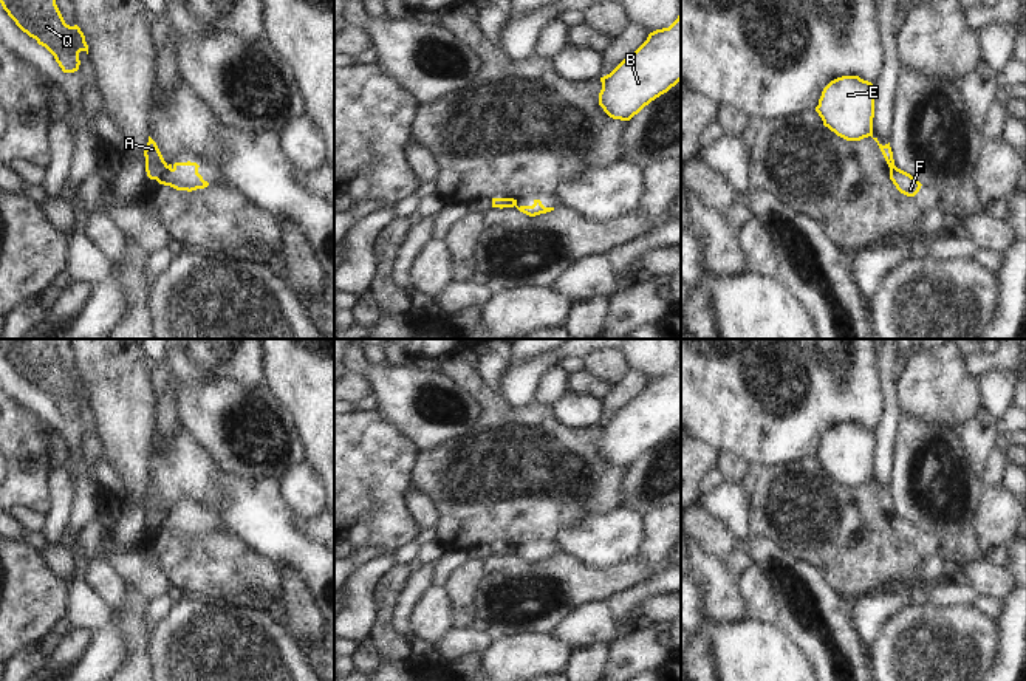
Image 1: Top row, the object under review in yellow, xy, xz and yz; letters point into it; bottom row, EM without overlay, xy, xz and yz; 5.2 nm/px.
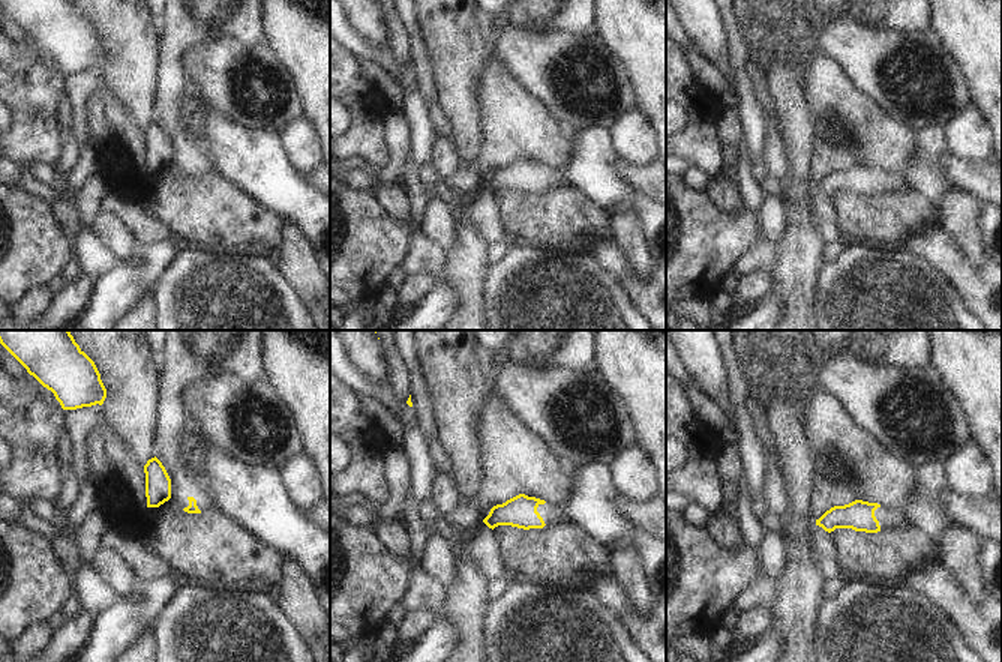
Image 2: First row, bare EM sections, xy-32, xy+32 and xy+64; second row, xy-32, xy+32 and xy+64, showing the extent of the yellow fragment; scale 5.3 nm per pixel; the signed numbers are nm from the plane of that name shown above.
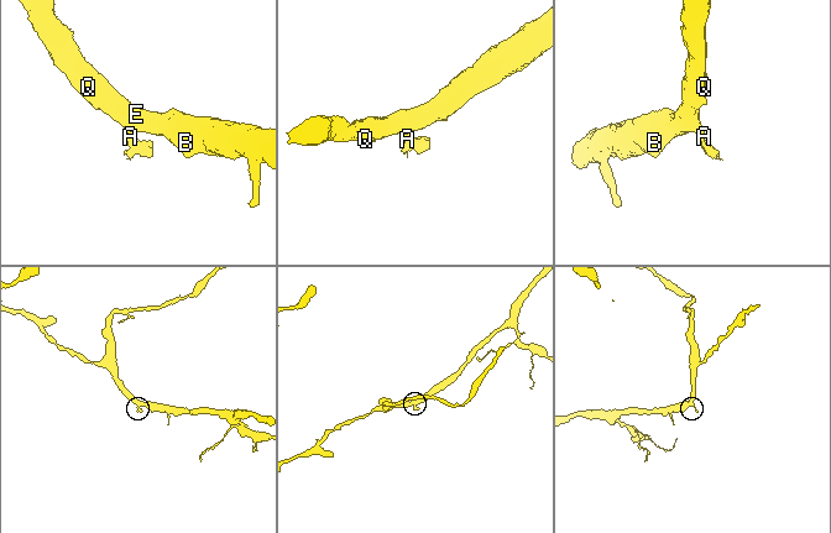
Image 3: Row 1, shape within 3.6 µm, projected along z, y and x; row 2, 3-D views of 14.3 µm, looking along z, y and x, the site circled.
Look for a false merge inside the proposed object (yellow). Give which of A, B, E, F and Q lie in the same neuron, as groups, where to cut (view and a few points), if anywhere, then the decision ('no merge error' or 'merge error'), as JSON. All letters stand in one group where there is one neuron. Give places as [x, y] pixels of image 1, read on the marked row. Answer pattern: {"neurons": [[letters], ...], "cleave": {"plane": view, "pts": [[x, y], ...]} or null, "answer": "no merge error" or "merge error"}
{"neurons": [["A", "B", "E", "Q"], ["F"]], "cleave": {"plane": "xy", "pts": [[167, 166], [155, 178]]}, "answer": "merge error"}

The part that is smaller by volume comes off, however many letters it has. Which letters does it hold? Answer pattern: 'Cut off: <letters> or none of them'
Cut off: F

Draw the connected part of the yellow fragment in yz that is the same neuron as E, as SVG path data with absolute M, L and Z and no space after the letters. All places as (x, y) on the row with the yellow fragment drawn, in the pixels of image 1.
M842 76L831 80L823 88L816 111L822 118L825 127L846 141L860 141L871 136L877 142L888 167L891 169L894 166L890 142L882 145L877 138L873 136L874 85L871 82L864 80L859 76Z

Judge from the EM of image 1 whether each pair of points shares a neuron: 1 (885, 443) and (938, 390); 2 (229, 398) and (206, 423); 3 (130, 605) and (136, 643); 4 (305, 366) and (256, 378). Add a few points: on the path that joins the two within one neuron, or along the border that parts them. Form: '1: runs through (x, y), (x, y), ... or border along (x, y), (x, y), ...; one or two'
1: border along (896, 378), (896, 406), (901, 414); two
2: runs through (223, 404), (212, 417); one
3: runs through (130, 615), (136, 633); one
4: border along (262, 355), (262, 373), (266, 383); two

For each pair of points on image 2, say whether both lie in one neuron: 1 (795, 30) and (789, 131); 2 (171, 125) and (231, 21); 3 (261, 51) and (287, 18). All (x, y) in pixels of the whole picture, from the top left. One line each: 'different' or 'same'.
1: same
2: same
3: different

